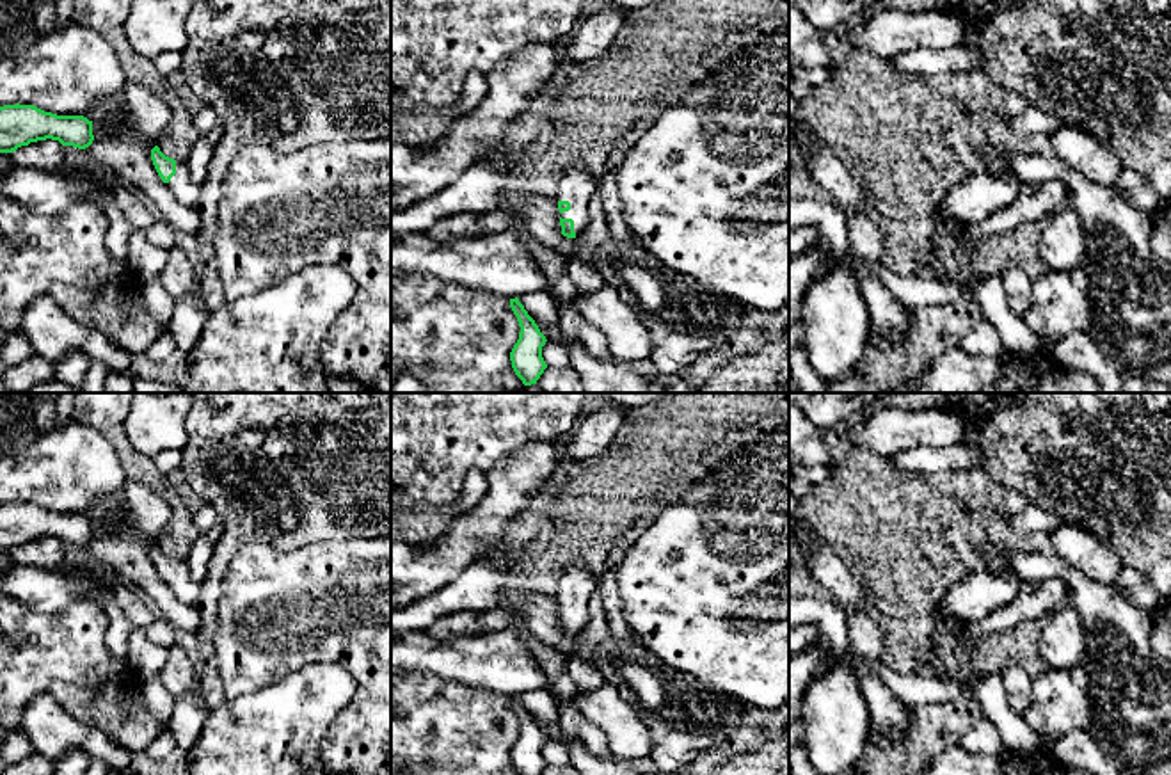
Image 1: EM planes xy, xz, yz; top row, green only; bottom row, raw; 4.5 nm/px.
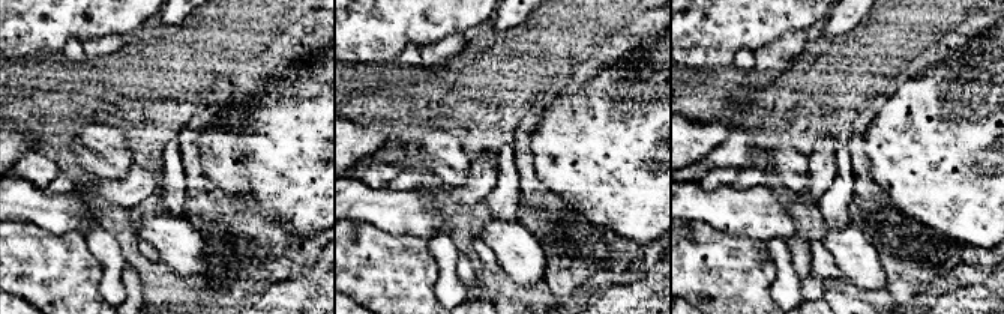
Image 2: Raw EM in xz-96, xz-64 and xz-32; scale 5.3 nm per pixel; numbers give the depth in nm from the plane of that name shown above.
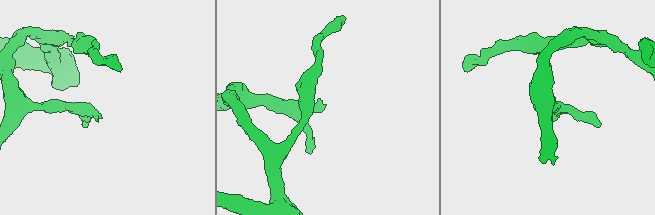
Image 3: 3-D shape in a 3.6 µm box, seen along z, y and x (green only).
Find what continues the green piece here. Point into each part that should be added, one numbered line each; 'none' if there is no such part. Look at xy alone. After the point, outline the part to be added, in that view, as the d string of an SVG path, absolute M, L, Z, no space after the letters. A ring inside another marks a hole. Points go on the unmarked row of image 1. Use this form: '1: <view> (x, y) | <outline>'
1: xy (182, 583) | M176 558L176 572L167 581L176 597L190 606L197 606L201 599L201 583L197 583L185 558Z

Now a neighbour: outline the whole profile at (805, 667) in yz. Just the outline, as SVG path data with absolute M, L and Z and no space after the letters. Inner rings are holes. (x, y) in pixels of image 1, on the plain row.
M824 643L789 658L789 723L800 716L805 688L833 663L844 663L844 658L835 647Z

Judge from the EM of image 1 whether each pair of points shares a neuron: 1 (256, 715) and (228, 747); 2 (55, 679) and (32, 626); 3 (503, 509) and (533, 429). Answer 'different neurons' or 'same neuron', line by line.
1: same neuron
2: same neuron
3: different neurons

